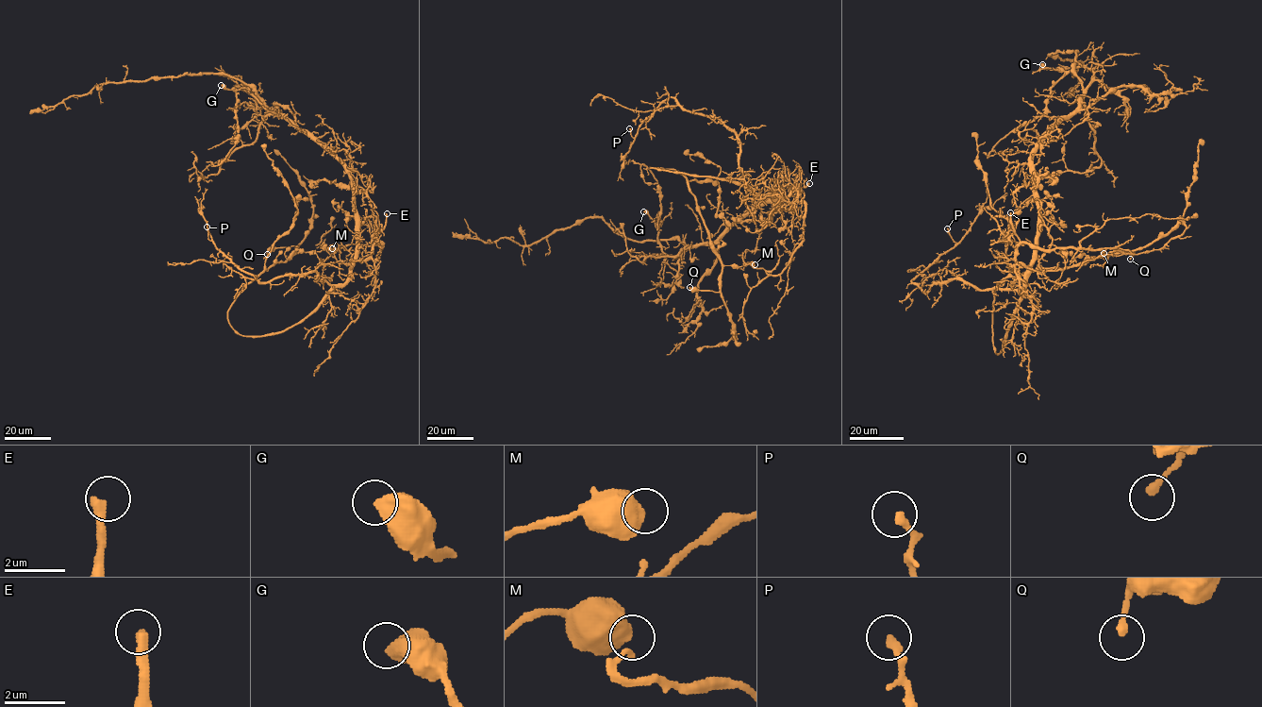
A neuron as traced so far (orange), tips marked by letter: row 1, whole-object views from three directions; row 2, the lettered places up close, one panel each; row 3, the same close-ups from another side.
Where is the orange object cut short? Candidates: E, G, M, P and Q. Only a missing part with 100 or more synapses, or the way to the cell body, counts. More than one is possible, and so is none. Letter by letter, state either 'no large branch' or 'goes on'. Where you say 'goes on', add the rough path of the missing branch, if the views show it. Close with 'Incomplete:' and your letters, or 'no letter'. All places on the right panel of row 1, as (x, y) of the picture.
E: goes on | (1010, 212), (1011, 176), (1018, 158), (1020, 116), (1013, 110), (991, 118)
G: no large branch
M: no large branch
P: no large branch
Q: no large branch
Incomplete: E

